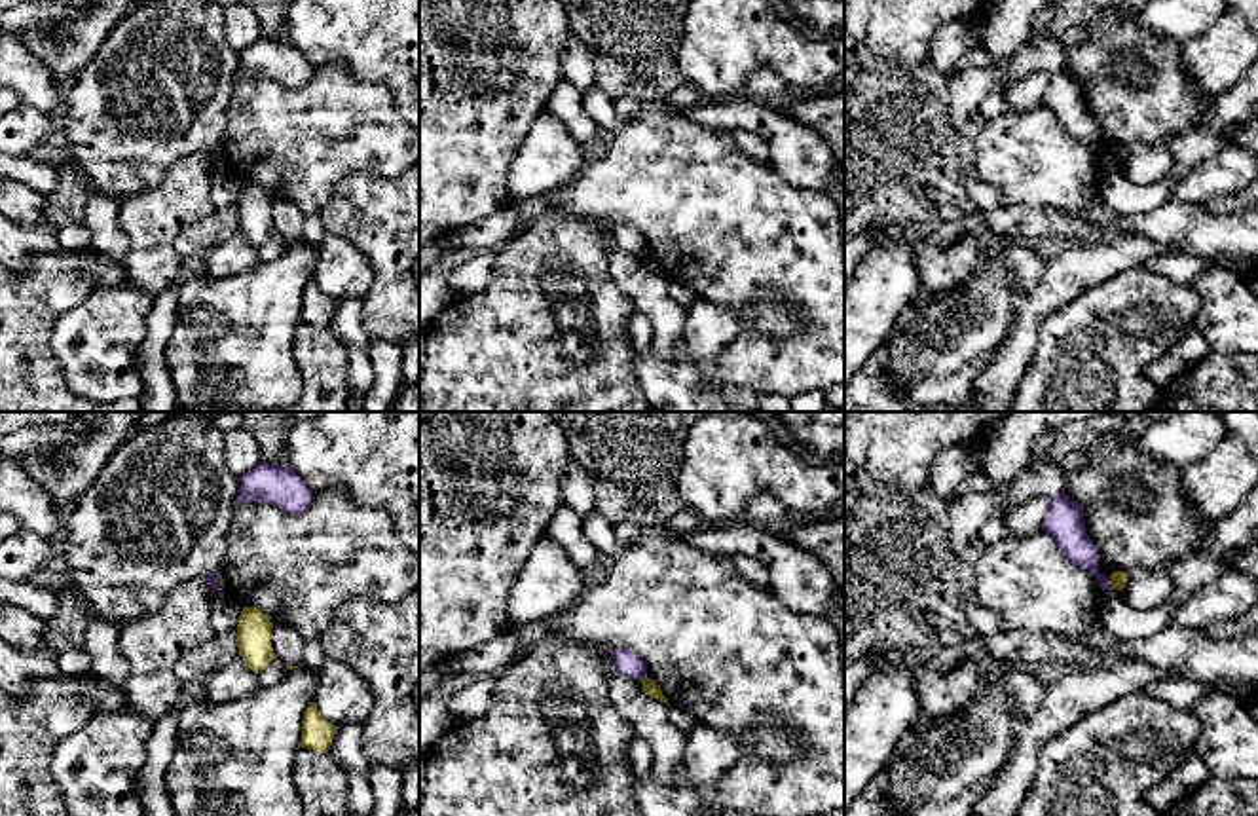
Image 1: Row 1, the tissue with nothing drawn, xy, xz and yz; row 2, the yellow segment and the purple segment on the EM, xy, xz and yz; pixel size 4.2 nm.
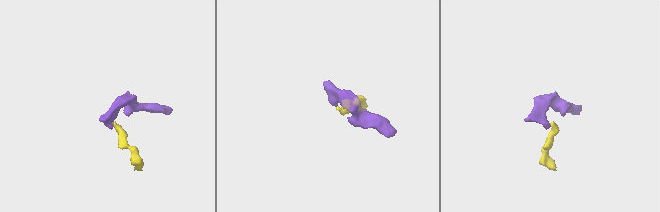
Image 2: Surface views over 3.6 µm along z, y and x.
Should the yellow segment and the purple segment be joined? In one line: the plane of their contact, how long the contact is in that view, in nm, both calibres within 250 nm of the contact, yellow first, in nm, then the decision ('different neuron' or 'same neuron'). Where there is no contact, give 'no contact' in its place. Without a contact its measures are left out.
yz | 40 nm | 70/140 nm | different neuron

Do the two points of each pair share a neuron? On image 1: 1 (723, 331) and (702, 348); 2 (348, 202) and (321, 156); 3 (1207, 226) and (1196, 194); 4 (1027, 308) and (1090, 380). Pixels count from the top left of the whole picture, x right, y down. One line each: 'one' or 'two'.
1: one
2: two
3: two
4: two

